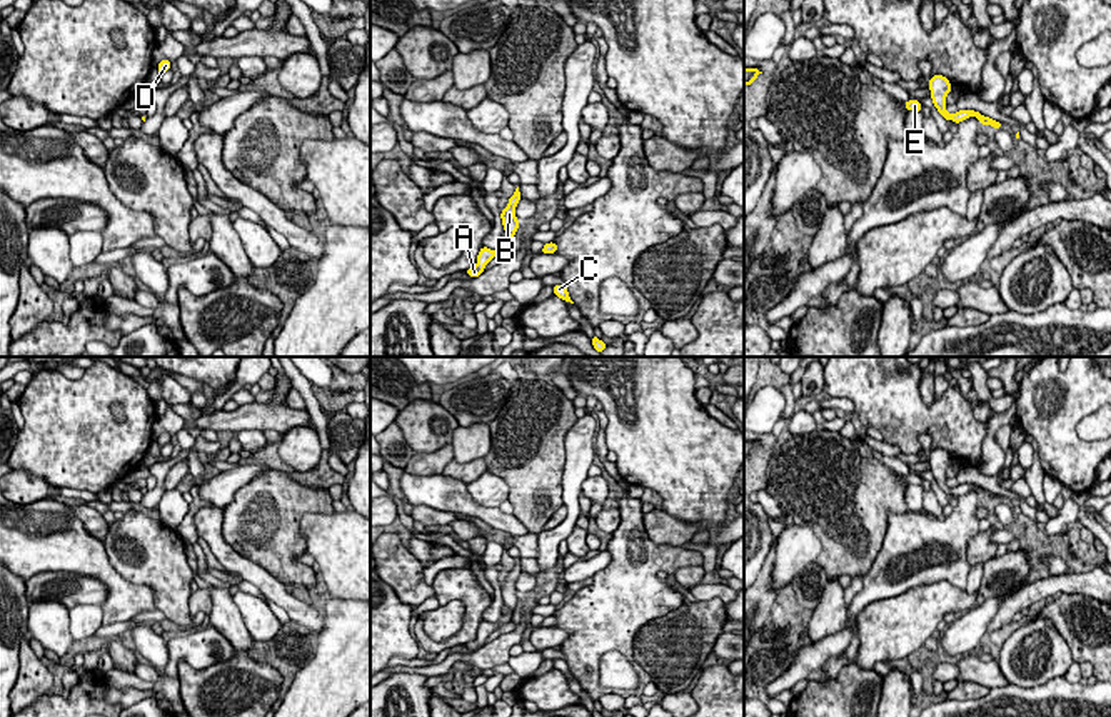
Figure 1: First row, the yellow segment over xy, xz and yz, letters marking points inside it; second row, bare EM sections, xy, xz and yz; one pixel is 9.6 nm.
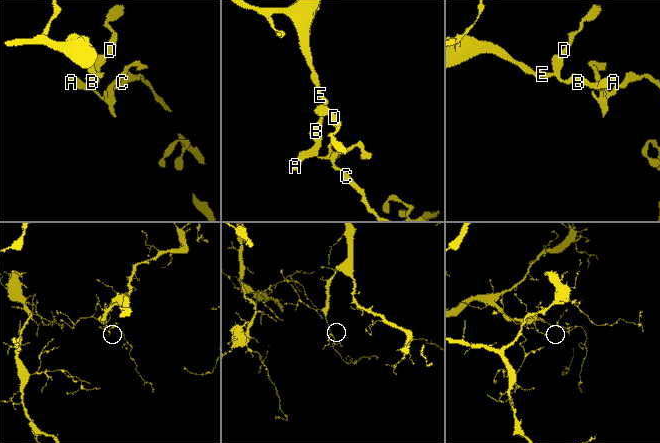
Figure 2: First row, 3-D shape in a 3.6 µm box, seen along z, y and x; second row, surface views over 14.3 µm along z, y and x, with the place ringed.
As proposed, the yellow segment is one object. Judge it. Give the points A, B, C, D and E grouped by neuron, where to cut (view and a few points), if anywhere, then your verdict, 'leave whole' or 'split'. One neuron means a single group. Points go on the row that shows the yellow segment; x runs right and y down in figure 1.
A B C D E | no cut | leave whole

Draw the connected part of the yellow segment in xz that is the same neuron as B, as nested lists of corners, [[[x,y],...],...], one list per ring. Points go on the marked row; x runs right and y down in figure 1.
[[[515,185],[515,193],[509,198],[509,205],[500,212],[502,225],[504,225],[504,230],[509,233],[509,238],[505,242],[500,242],[500,245],[495,250],[490,250],[487,247],[480,248],[477,255],[477,263],[472,268],[465,270],[472,278],[479,277],[484,272],[485,265],[494,257],[497,257],[499,253],[512,247],[515,230],[520,225],[520,222],[515,217],[515,205],[522,198],[519,188],[520,185]]]

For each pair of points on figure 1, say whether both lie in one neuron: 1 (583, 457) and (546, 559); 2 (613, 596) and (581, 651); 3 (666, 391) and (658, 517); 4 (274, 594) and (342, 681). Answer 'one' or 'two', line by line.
1: one
2: one
3: two
4: two

